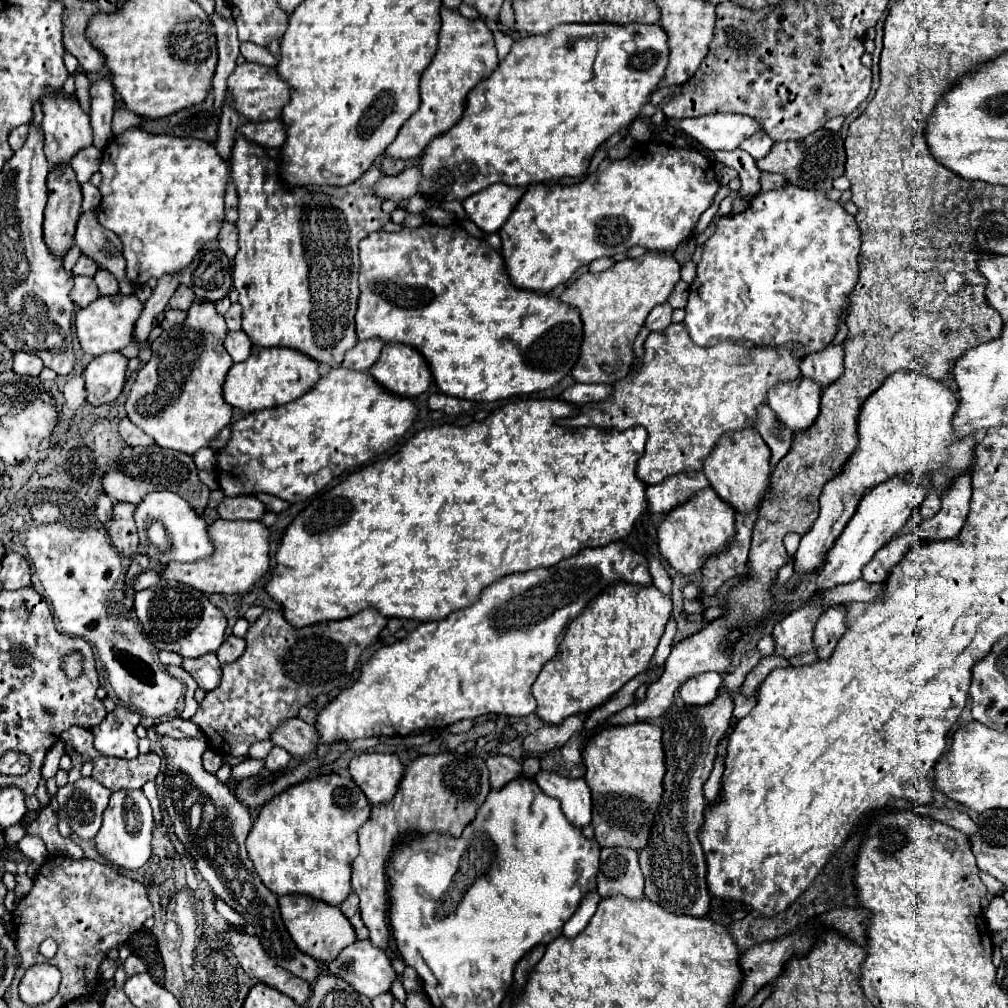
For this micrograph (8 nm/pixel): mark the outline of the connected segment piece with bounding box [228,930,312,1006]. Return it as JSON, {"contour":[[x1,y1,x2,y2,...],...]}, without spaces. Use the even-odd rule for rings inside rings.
{"contour":[[230,930,228,940,232,946,232,952,236,954,240,966,244,972,252,978,258,978,260,982,268,984,270,988,280,990,282,994,290,996,298,1006,304,1006,304,1002,312,994,312,984,298,978,296,974,280,968,264,950,256,936,248,936,246,932]]}

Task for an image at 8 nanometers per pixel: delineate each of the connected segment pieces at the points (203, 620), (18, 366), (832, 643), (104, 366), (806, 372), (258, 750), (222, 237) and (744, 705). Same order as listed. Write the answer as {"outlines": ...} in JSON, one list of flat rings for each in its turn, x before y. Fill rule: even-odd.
{"outlines":[[[160,580,156,586,136,592,134,602,136,616,158,650,176,652,184,658,196,658,208,652,216,652,226,638,228,618,224,616,224,612,216,608,206,594,198,592,188,584]],[[16,352,14,354,14,372,20,376,38,376,42,372,44,364,38,356,28,352]],[[832,606,816,624,814,644,818,648,818,658,830,658,838,640,846,630,846,606]],[[120,352,102,354,84,370,88,402,94,406,112,404,124,390,128,358]],[[842,344,828,346,822,352,810,354,804,358,800,370,802,376,808,380,814,380,820,384,820,388,826,388,834,384,844,374,844,360,842,360]],[[262,740,262,742,252,744,252,748,250,748,248,756,250,756,250,758,260,758,260,760,264,760,264,758,270,754,270,750,272,750,272,748,274,748,272,740]],[[224,222,224,228,218,234,218,244,220,244,220,250,228,258,234,258,234,254,238,250,238,232,236,232,236,226,234,224,226,224]],[[740,694,740,700,734,702,734,718,744,718,744,716,748,716,748,712,754,708,754,704,756,704,756,696,744,698,744,696]]]}

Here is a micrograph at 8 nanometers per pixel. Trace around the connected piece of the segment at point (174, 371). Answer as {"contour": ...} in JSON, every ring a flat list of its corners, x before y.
{"contour":[[196,302,192,308,188,308,188,318,182,326,174,326,170,330,164,330,150,346,152,358,146,362,130,390,130,396,126,400,126,412,128,418,138,424,146,434,150,434,158,446,172,448,184,454,194,456,200,448,210,446,212,440,216,440,218,432,230,424,232,420,232,406,222,396,222,384,226,380,228,370,232,368,232,356,224,348,224,338,228,334,228,326,224,322,224,316,220,316,214,308,214,304]]}

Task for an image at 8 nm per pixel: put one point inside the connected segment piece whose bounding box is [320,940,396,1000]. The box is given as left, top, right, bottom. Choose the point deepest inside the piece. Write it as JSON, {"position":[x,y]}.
{"position":[368,970]}

